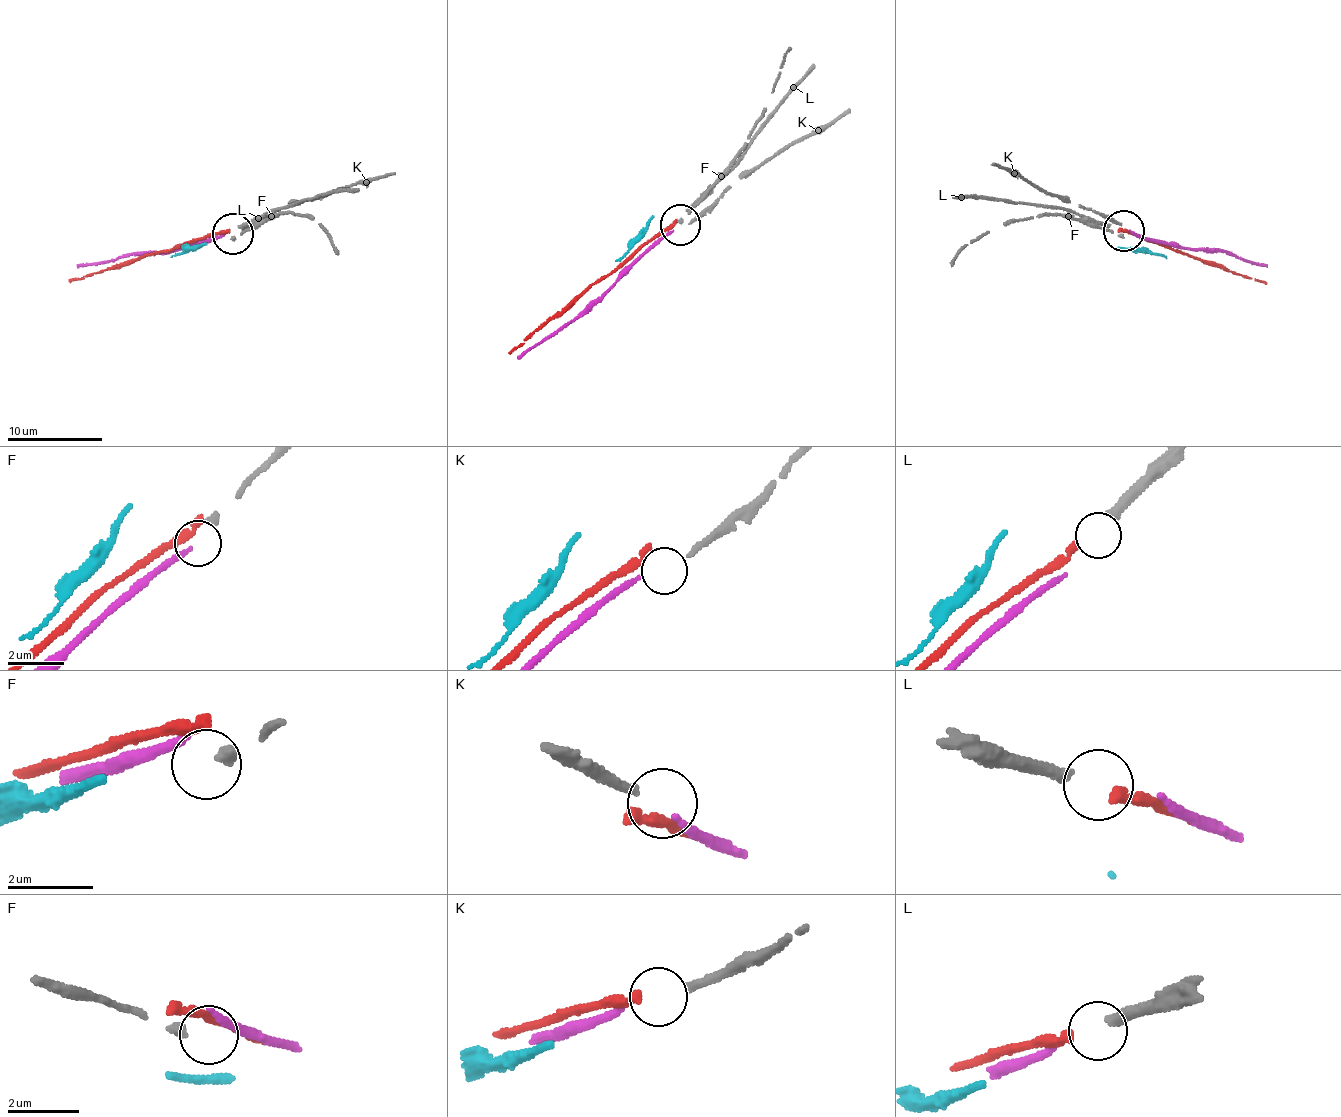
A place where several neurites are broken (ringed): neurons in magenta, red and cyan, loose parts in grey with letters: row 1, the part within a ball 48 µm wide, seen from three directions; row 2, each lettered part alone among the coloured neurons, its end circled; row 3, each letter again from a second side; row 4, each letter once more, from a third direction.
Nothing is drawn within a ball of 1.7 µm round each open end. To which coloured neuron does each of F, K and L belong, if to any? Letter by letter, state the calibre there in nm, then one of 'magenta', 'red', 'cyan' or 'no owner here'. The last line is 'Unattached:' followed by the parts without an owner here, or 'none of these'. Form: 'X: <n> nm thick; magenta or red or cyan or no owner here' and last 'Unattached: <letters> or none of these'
F: 240 nm thick; no owner here
K: 200 nm thick; magenta
L: 320 nm thick; red
Unattached: F

